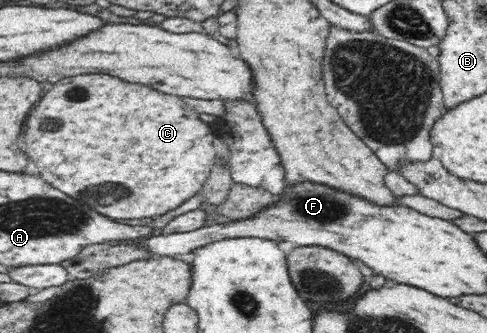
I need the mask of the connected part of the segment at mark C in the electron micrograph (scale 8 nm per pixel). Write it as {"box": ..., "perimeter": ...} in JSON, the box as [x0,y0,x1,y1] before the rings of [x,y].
{"box":[23,75,217,220],"perimeter":[[[78,75],[78,77],[74,77],[74,79],[62,79],[62,81],[58,81],[56,85],[52,85],[52,89],[38,101],[38,105],[33,107],[32,111],[27,115],[28,119],[25,119],[26,130],[23,130],[25,143],[24,153],[28,155],[28,157],[32,159],[32,163],[38,167],[38,169],[34,167],[34,172],[42,177],[45,182],[48,181],[52,187],[60,189],[62,193],[66,193],[66,195],[70,195],[70,197],[80,197],[80,193],[84,191],[84,187],[89,187],[90,200],[88,200],[89,203],[88,201],[86,201],[86,203],[88,205],[99,205],[91,210],[96,211],[96,213],[102,215],[102,217],[108,217],[112,220],[159,218],[170,211],[176,210],[179,205],[182,205],[191,197],[194,197],[196,193],[201,192],[200,189],[202,189],[202,186],[206,183],[212,171],[212,165],[214,165],[216,161],[217,150],[214,148],[214,144],[217,139],[210,132],[210,125],[202,121],[202,119],[198,117],[198,114],[199,113],[196,113],[192,108],[188,107],[186,103],[182,105],[182,99],[180,99],[180,97],[162,95],[162,93],[150,89],[150,87],[144,87],[144,85],[126,83],[126,81],[120,81],[120,79],[110,77],[110,75]]]}

